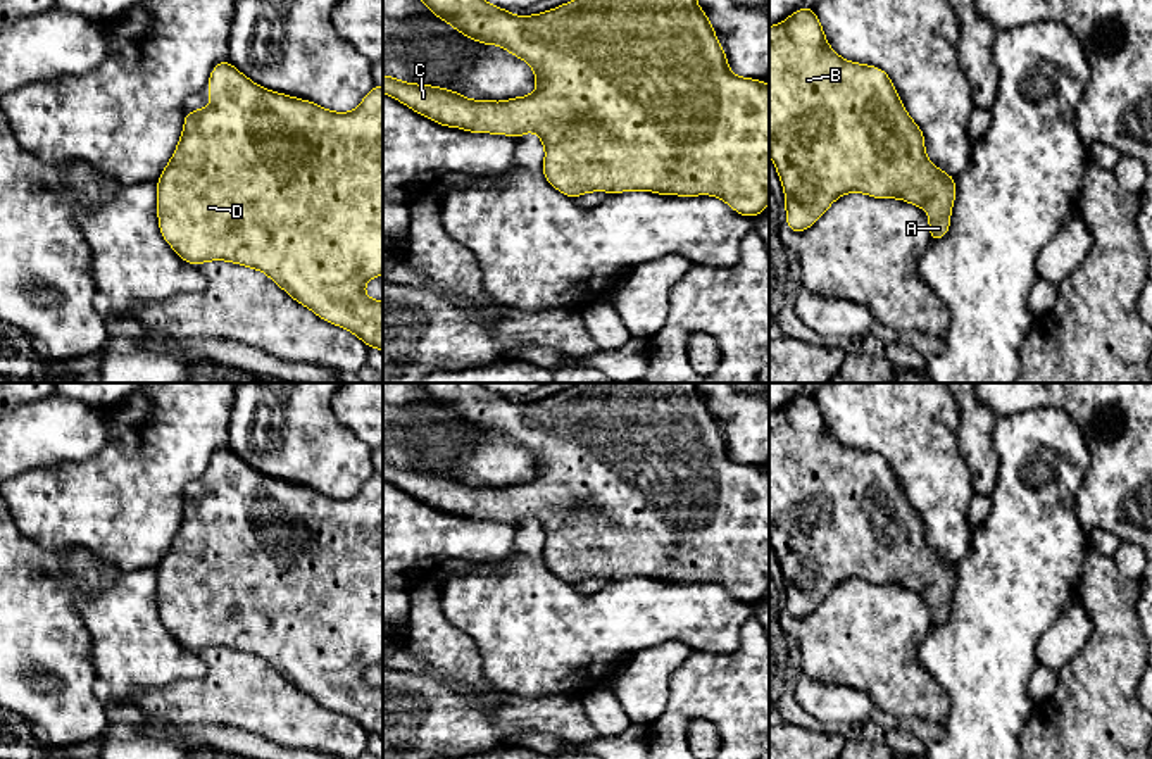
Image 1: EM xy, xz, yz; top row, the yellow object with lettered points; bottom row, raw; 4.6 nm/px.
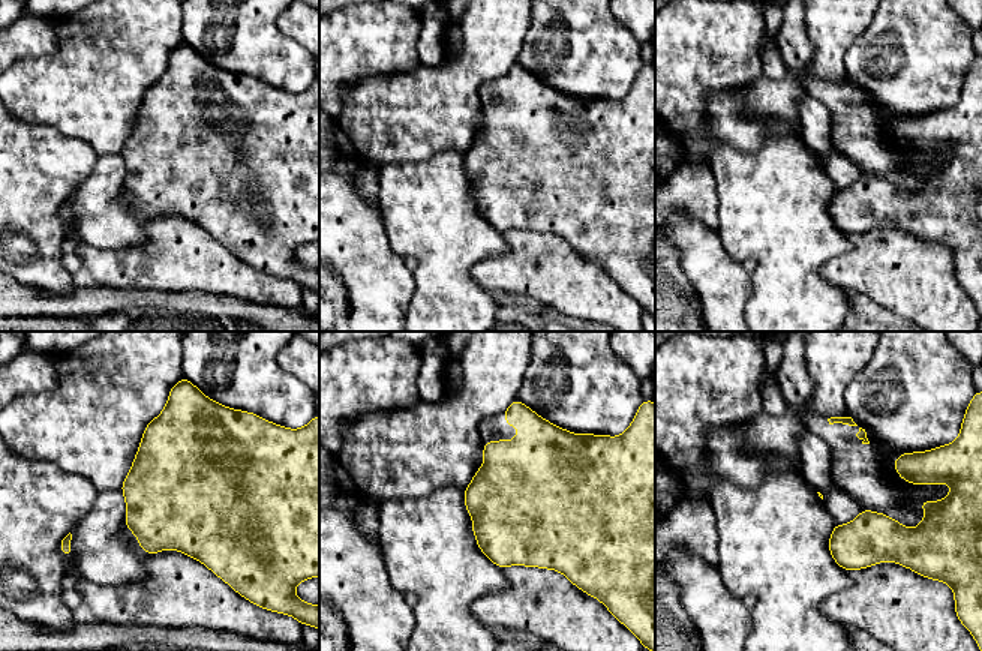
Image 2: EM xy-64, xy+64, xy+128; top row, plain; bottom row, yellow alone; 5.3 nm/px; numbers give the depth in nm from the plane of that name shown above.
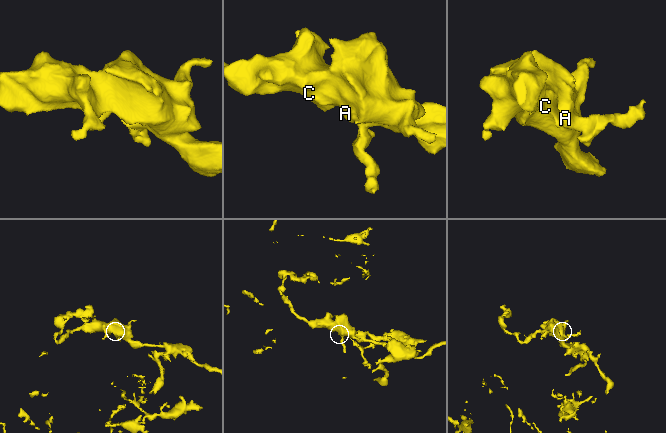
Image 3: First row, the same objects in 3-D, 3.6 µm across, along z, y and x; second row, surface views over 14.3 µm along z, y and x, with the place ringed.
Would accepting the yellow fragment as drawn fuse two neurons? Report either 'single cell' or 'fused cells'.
single cell

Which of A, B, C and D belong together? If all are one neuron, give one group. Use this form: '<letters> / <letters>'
A B C D

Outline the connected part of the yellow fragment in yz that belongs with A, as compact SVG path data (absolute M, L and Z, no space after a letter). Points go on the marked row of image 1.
M812 7L798 9L769 28L769 155L785 190L786 224L798 235L836 198L852 191L873 198L900 198L926 209L931 242L949 233L955 178L928 160L924 135L905 112L888 74L880 67L842 59L828 45Z

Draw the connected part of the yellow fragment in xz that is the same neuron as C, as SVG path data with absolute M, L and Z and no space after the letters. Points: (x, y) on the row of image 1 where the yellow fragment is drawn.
M421 0L464 36L498 45L531 66L536 90L504 102L471 100L448 88L383 74L383 93L441 126L519 138L533 131L545 147L543 176L562 195L655 191L712 195L735 212L759 216L769 205L769 85L729 71L709 17L697 0L573 0L535 16L512 16L485 0Z

